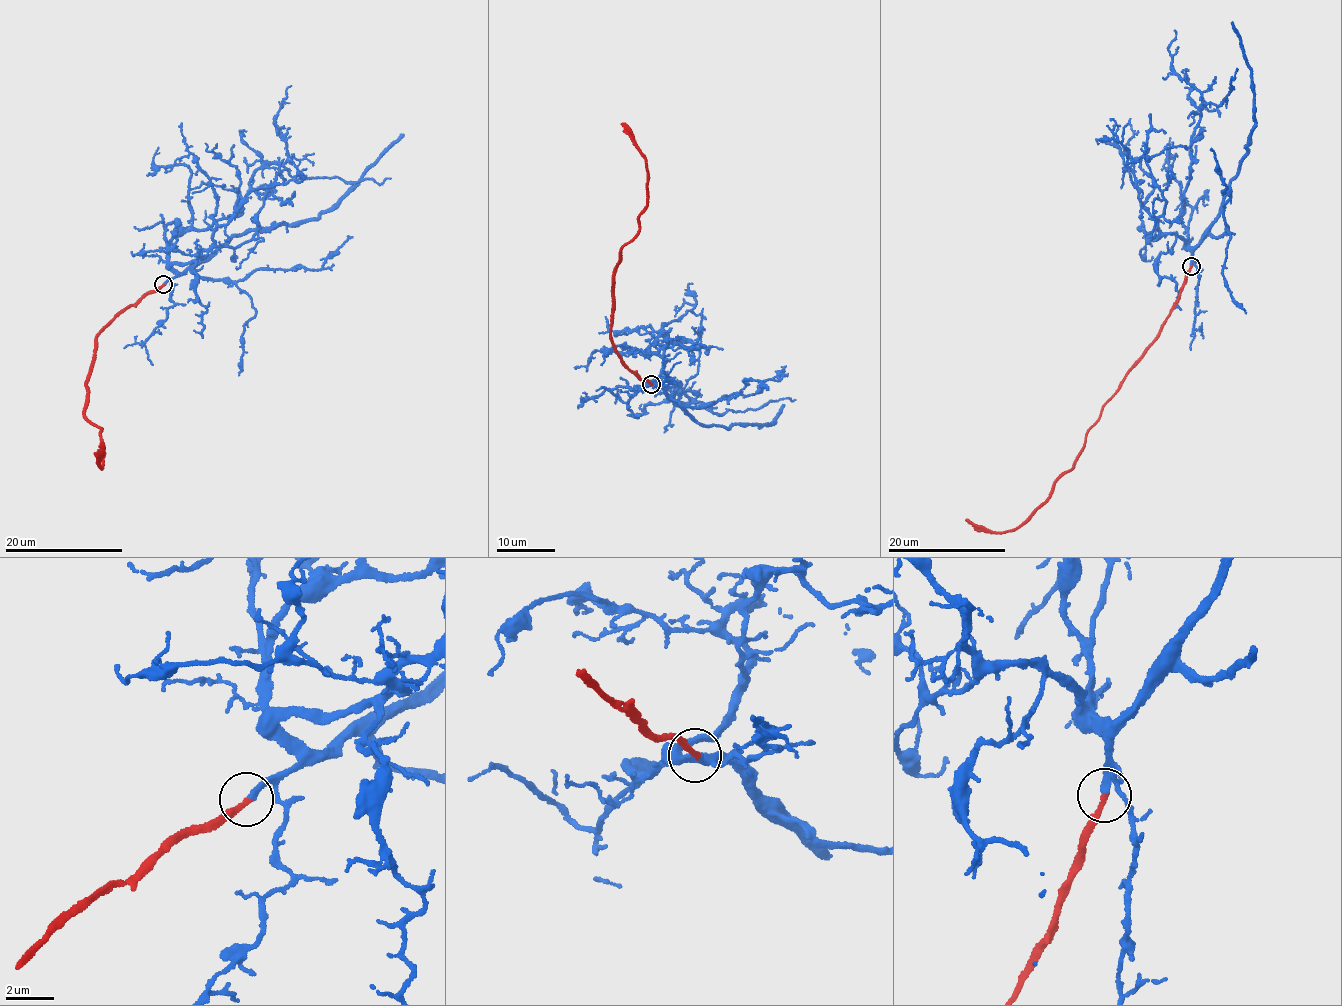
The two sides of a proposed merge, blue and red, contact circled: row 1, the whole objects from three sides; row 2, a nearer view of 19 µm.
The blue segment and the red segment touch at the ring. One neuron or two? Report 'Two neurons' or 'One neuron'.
One neuron

